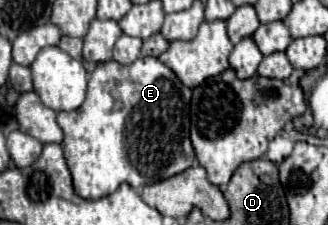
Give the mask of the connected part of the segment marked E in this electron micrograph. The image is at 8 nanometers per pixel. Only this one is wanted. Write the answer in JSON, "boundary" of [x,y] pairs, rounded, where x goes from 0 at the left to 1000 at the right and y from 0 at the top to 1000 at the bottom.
{"boundary":[[[470,249],[421,258],[390,293],[348,267],[299,284],[268,347],[256,462],[220,498],[177,507],[177,551],[195,578],[189,658],[226,791],[232,862],[262,889],[299,889],[341,862],[372,809],[402,836],[427,836],[585,747],[598,729],[598,684],[573,613],[579,427],[585,400],[567,391],[543,338]]]}

